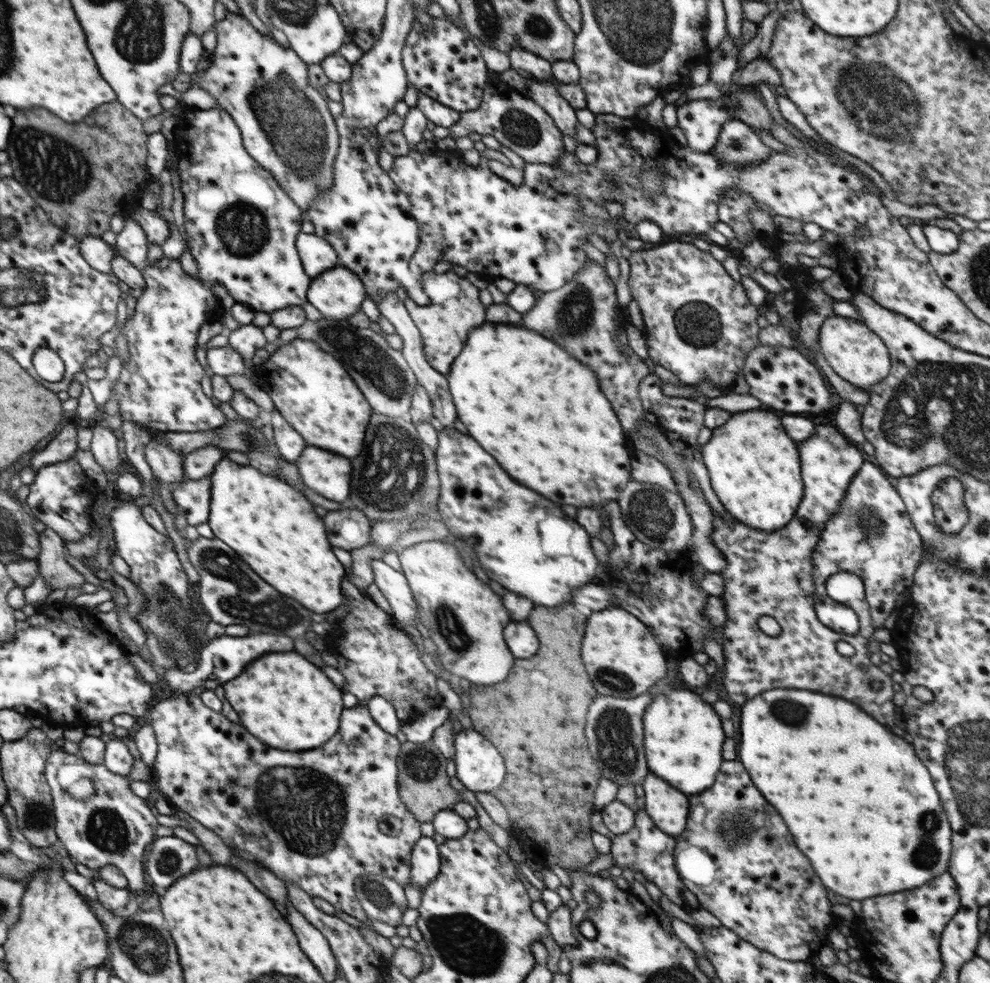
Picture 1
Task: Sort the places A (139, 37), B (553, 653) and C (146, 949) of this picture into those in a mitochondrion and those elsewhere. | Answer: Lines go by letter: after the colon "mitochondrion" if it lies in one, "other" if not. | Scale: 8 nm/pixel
A: mitochondrion
B: other
C: mitochondrion

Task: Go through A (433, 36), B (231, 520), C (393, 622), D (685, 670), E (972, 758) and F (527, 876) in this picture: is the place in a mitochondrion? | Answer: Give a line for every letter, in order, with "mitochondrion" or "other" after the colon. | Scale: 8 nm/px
A: other
B: other
C: other
D: other
E: mitochondrion
F: other

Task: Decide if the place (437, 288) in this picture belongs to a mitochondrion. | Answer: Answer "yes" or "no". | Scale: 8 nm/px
no

